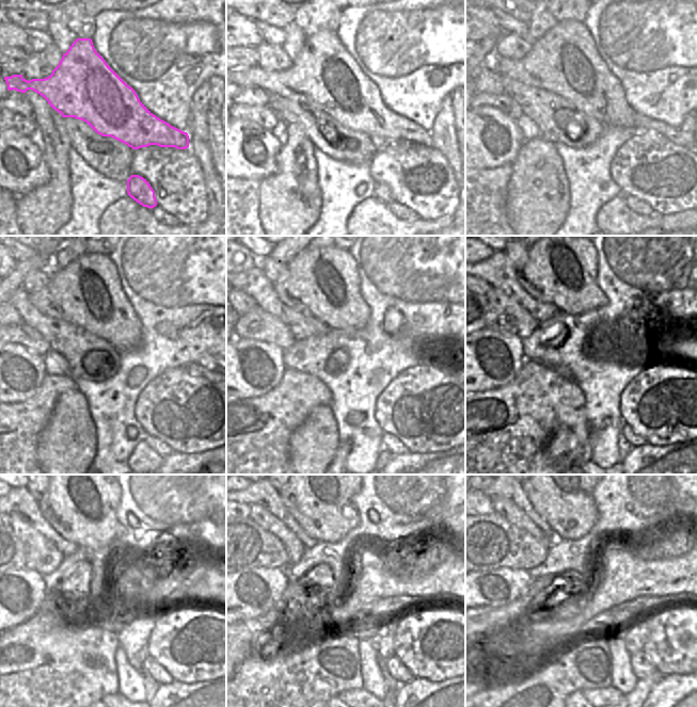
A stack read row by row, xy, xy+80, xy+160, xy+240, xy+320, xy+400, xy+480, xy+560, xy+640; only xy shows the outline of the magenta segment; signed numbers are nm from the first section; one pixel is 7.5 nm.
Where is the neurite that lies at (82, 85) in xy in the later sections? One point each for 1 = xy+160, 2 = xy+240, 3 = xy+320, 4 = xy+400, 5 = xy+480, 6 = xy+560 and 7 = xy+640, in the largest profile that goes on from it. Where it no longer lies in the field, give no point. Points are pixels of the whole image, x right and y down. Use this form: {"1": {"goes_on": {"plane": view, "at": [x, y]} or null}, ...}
{"1": {"goes_on": {"plane": "xy+160", "at": [565, 61]}}, "2": {"goes_on": {"plane": "xy+240", "at": [86, 292]}}, "3": {"goes_on": {"plane": "xy+320", "at": [323, 282]}}, "4": {"goes_on": {"plane": "xy+400", "at": [560, 269]}}, "5": {"goes_on": {"plane": "xy+480", "at": [80, 503]}}, "6": {"goes_on": {"plane": "xy+560", "at": [319, 496]}}, "7": {"goes_on": {"plane": "xy+640", "at": [563, 496]}}}

